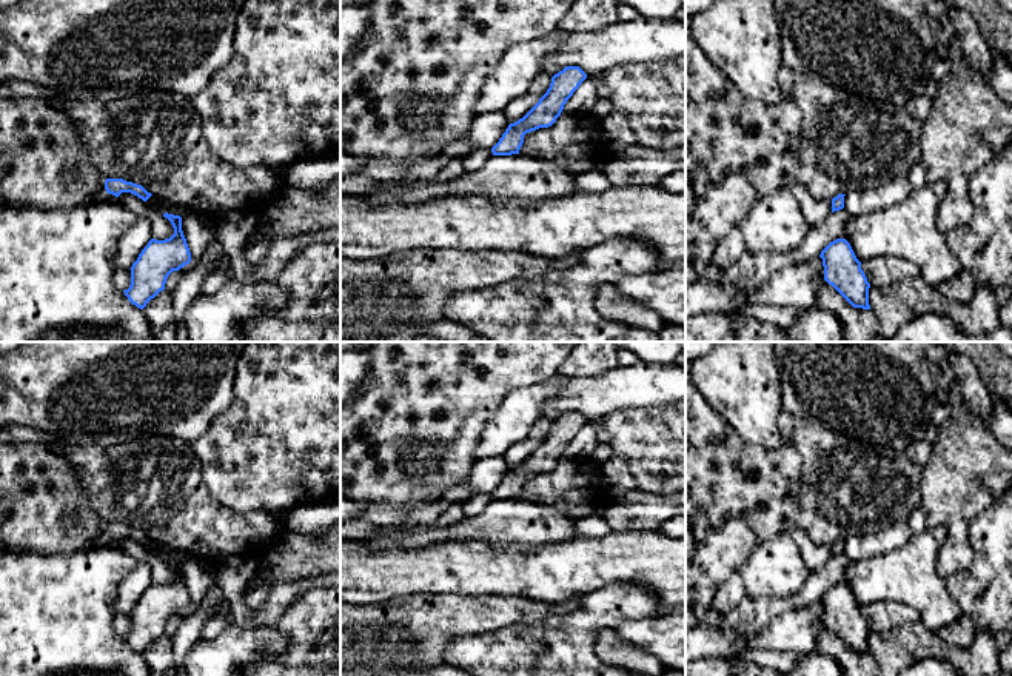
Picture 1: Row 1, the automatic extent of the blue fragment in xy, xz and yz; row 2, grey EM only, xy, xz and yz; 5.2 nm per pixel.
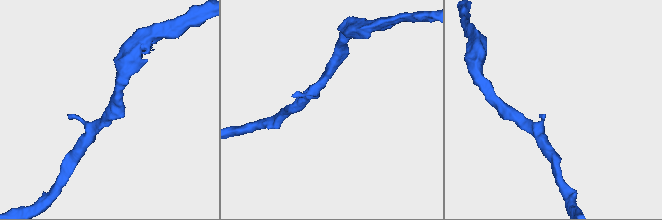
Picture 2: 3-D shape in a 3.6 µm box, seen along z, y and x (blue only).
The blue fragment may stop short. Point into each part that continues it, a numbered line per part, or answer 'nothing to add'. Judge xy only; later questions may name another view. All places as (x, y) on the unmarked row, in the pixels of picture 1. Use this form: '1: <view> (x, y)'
nothing to add

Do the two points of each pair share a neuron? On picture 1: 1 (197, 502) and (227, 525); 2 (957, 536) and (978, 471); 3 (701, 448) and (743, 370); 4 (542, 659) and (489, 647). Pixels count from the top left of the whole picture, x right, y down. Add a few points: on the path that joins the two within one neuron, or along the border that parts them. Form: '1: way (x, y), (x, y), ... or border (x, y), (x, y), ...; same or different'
1: way (205, 510), (219, 524); same
2: way (957, 521), (957, 493), (963, 487); same
3: border (701, 393), (709, 405), (744, 441); different
4: way (529, 659), (502, 658); same

